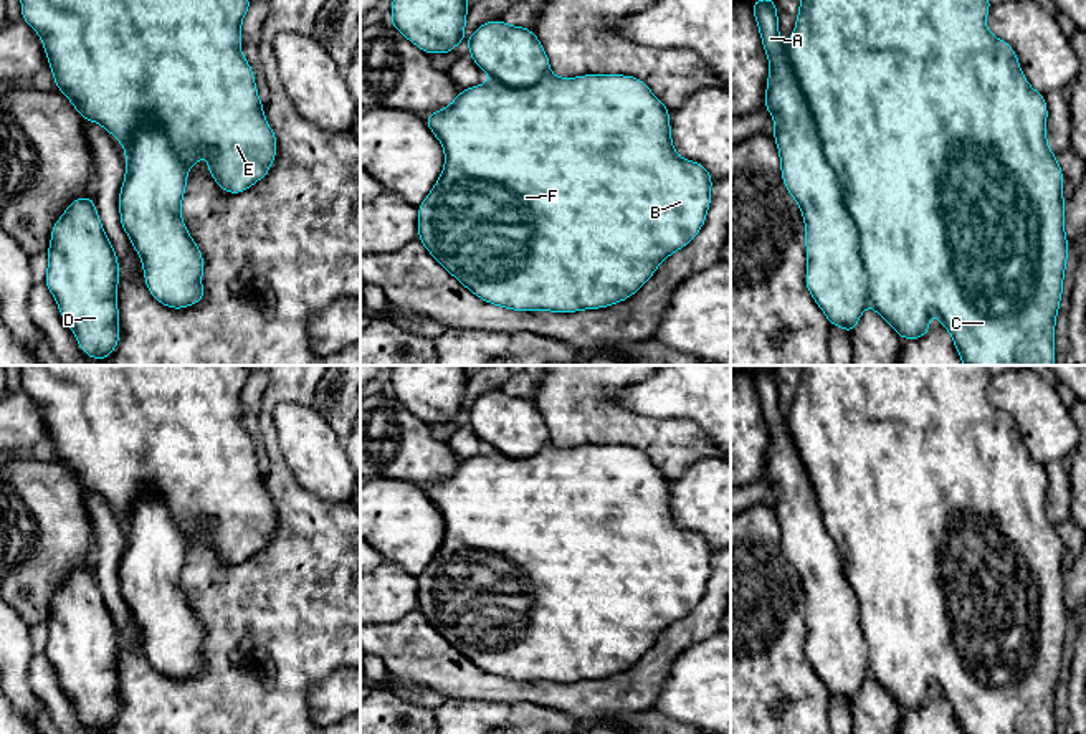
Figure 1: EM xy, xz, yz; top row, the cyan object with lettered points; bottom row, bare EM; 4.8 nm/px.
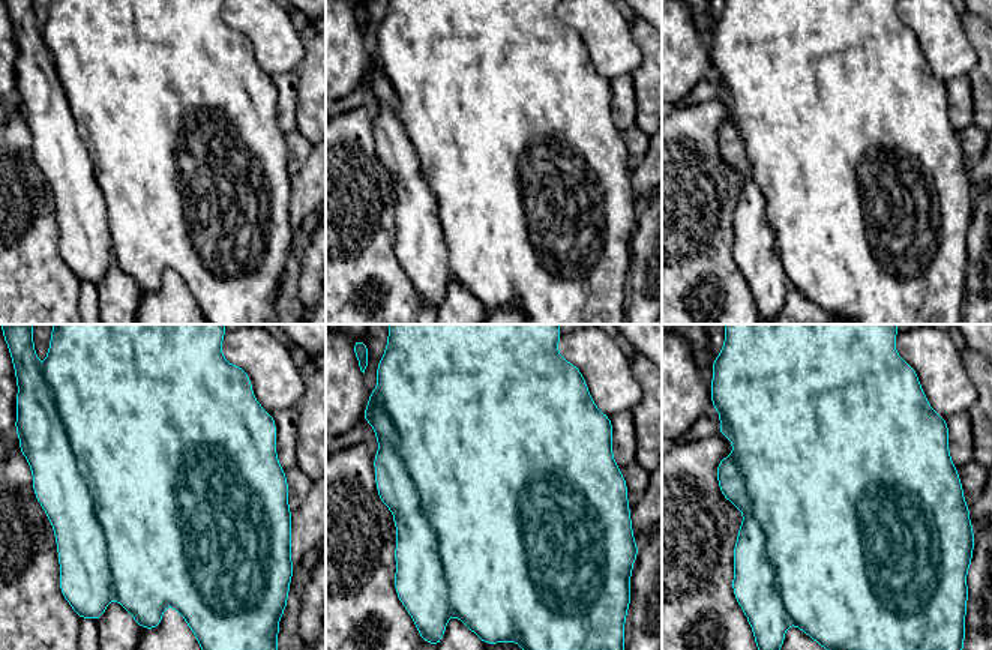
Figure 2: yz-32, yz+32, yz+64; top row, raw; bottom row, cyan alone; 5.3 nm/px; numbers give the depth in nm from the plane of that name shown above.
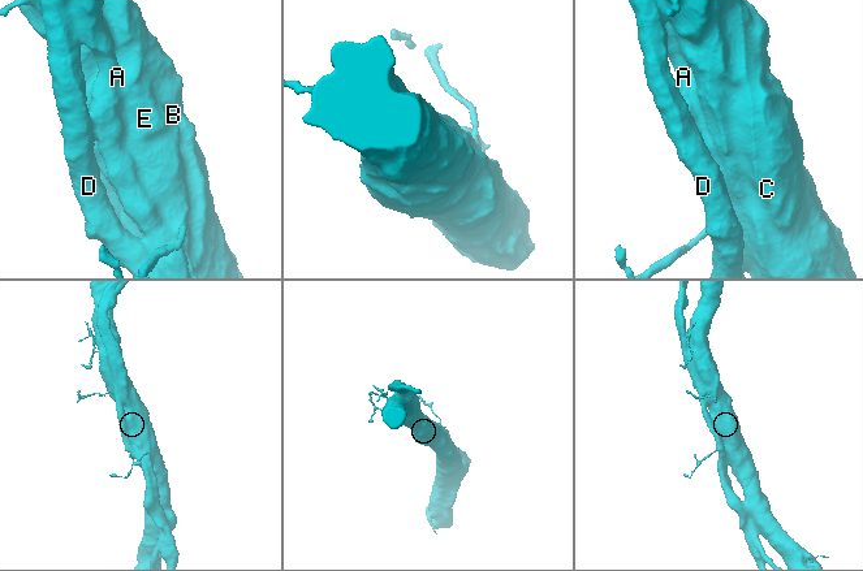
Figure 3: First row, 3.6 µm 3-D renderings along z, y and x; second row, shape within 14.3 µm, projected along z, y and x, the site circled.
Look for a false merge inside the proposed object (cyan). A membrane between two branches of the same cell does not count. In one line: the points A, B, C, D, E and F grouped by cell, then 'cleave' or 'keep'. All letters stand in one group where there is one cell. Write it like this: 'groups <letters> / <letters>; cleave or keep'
groups A D / B C E F; cleave

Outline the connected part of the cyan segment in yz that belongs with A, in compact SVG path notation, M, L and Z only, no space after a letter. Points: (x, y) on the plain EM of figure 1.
M759 369L750 377L770 435L764 478L775 491L772 499L784 555L805 590L805 655L828 693L851 706L868 674L858 602L823 524L808 471L780 413L775 369Z

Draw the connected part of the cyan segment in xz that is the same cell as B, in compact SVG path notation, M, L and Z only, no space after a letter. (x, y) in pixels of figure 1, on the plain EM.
M547 445L531 458L511 458L496 450L461 460L445 479L425 488L426 496L445 519L445 539L428 567L418 575L418 610L430 625L479 670L512 681L575 683L608 678L626 671L656 641L664 628L684 618L703 598L711 575L714 549L707 539L681 529L673 517L669 479L635 446L585 445L555 448Z

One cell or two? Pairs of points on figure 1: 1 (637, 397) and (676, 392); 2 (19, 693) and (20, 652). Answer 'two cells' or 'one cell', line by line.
1: one cell
2: one cell

